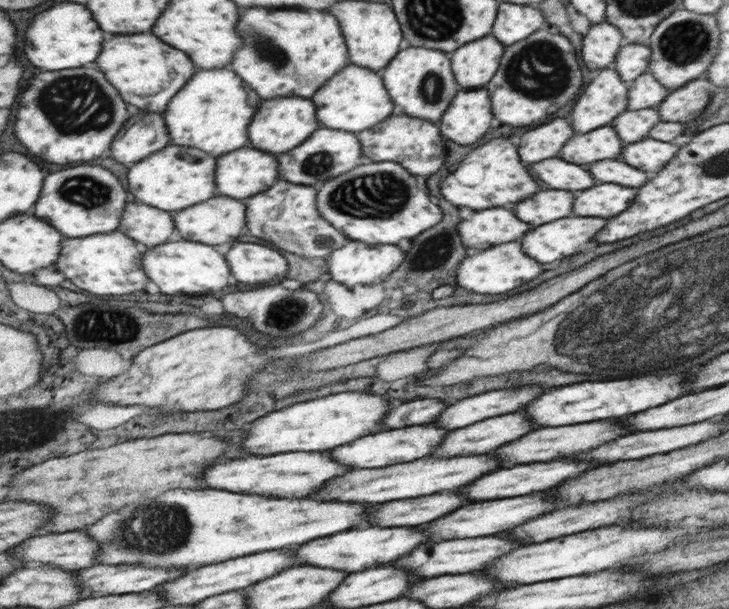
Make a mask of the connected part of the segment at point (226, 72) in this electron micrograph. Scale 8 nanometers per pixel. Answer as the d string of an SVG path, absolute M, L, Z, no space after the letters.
M230 68L200 70L198 76L180 92L166 114L169 128L174 132L172 144L200 148L214 156L222 156L250 144L250 126L258 108L250 104L246 82Z

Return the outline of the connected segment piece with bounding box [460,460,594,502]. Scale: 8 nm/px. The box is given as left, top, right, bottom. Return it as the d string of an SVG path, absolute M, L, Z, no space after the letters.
M556 460L556 462L538 462L538 464L522 464L522 466L514 466L508 470L496 470L490 472L486 476L482 476L482 480L474 480L474 484L466 484L466 488L460 488L460 494L474 500L474 502L482 502L482 500L496 500L496 498L514 498L514 496L524 496L530 492L540 492L552 486L558 486L562 480L572 478L574 474L582 474L584 470L594 468L592 464L586 462L566 462L566 460Z

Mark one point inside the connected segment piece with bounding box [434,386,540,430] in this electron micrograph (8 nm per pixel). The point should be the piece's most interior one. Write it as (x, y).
(498, 402)

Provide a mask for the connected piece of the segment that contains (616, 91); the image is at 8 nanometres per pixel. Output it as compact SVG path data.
M602 68L589 75L590 84L572 108L572 124L578 132L586 134L600 126L610 124L629 106L629 83L621 79L614 68Z

